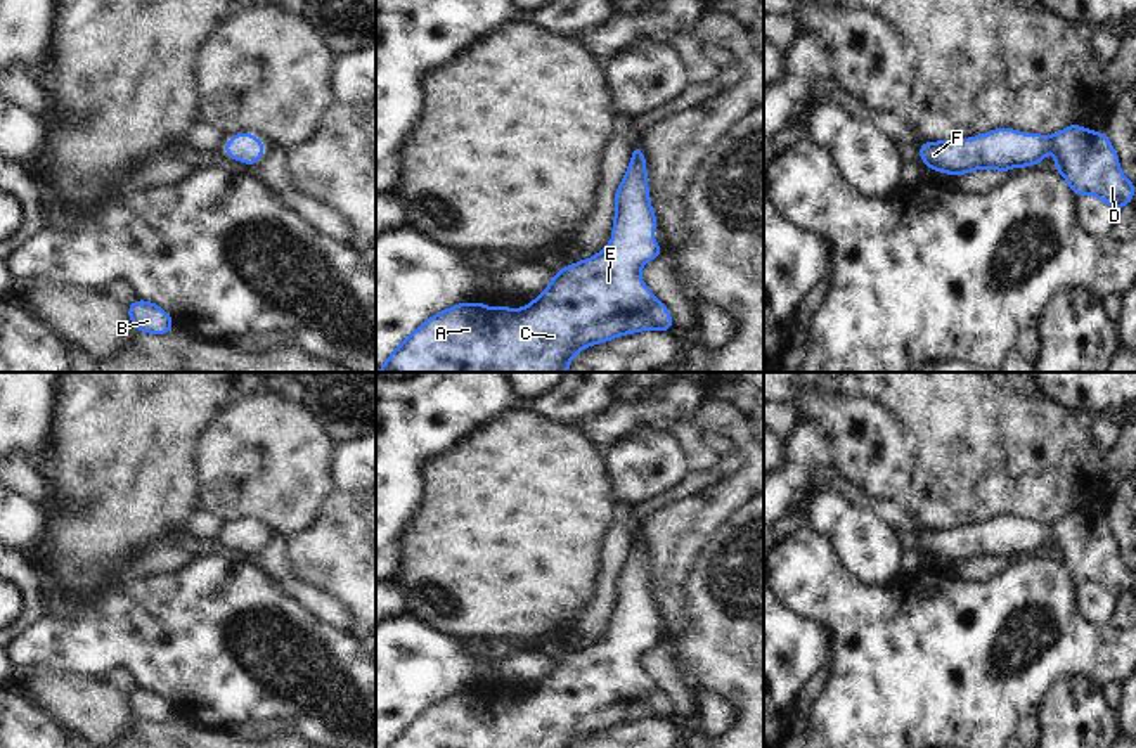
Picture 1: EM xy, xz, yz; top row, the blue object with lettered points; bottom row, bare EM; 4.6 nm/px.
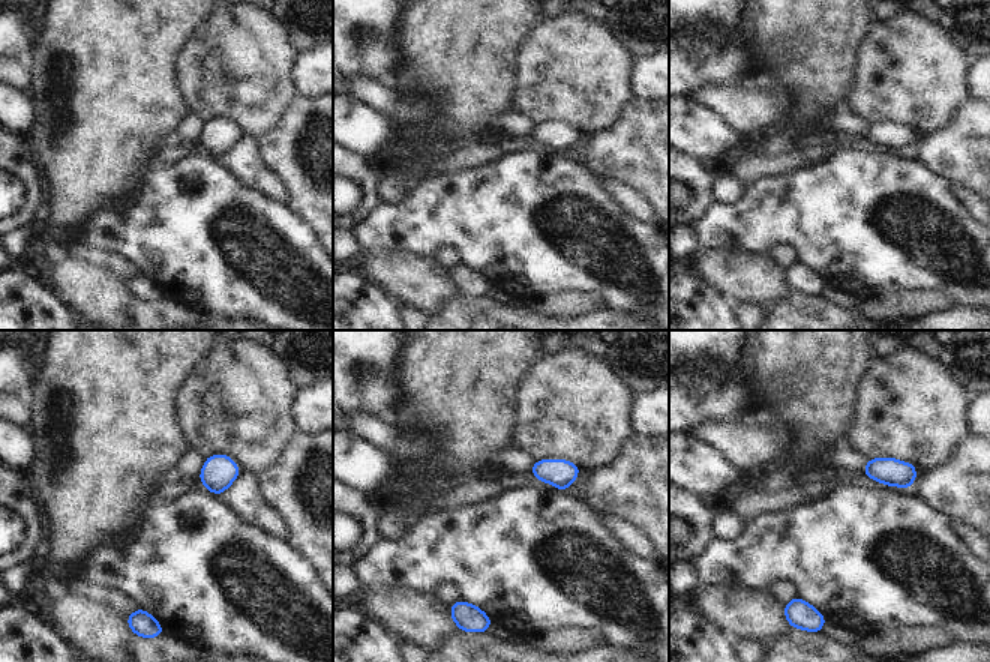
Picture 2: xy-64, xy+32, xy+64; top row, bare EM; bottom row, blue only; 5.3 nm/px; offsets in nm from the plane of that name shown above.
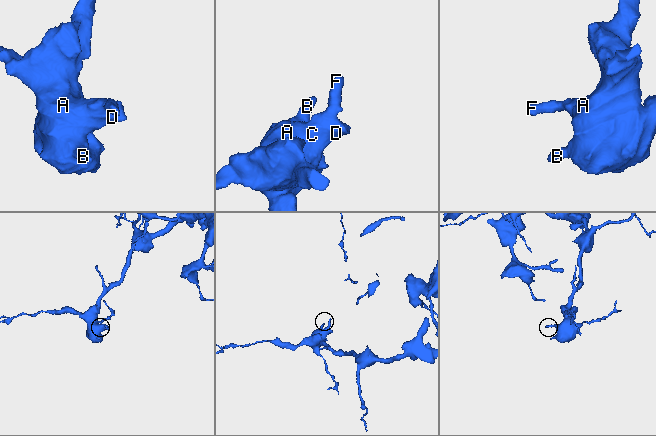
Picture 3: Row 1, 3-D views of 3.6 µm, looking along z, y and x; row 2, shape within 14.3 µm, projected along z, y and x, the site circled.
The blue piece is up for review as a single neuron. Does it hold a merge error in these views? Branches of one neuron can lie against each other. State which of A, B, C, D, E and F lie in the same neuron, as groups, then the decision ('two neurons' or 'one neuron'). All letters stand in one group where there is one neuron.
A B C D E F | one neuron

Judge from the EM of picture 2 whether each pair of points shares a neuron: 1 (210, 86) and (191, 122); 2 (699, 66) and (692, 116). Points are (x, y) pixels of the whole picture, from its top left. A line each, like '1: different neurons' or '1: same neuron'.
1: different neurons
2: different neurons

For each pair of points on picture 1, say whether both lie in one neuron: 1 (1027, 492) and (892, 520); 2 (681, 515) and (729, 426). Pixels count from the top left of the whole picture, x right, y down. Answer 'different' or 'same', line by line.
1: different
2: same

